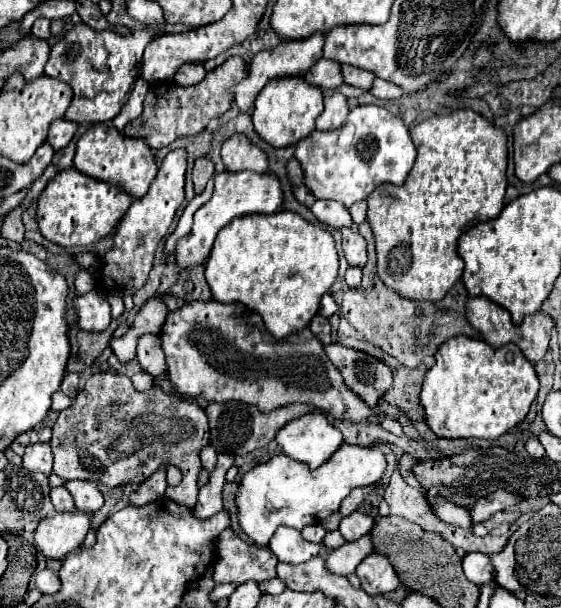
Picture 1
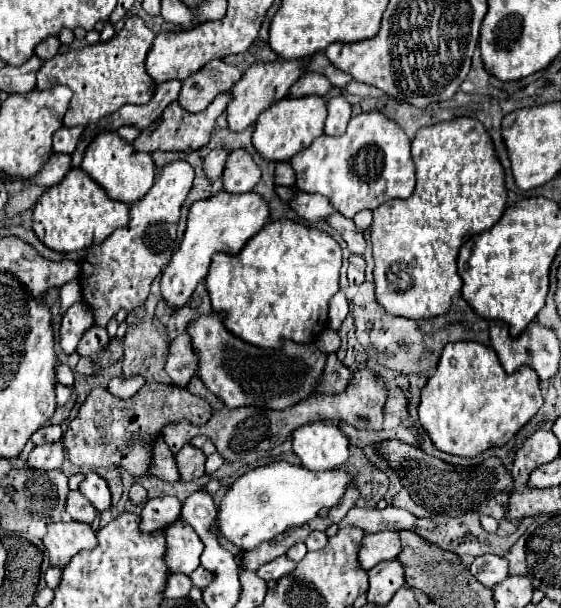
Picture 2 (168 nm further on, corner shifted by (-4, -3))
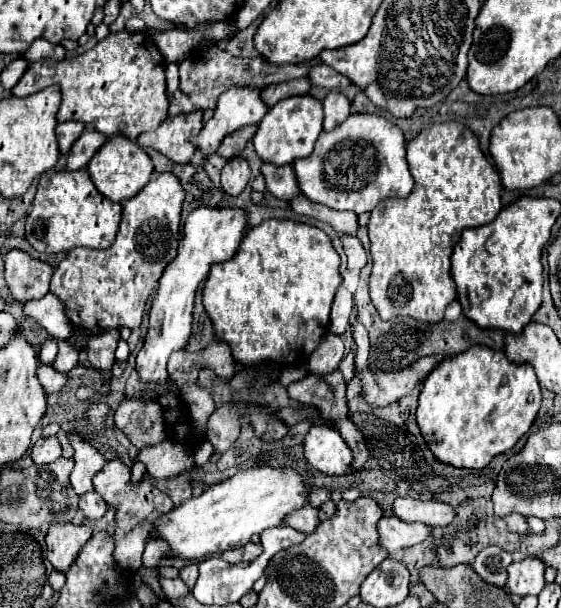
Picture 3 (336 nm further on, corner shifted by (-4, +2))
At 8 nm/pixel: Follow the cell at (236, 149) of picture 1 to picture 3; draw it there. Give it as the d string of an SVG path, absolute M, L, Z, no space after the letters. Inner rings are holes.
M243 157L231 159L221 169L221 189L231 197L237 197L247 187L249 179L251 179L251 169Z

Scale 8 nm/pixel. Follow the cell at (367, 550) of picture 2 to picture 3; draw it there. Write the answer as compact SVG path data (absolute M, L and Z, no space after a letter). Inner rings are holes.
M383 517L383 521L379 521L381 541L389 553L425 541L431 531L433 529L425 523L405 523L399 517Z

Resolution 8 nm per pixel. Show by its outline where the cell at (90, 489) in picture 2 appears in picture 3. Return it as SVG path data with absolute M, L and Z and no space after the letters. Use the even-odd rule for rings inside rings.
M119 459L109 461L93 477L93 485L95 485L95 491L115 509L115 549L113 549L113 559L117 561L117 565L121 565L121 567L125 567L129 571L137 571L141 567L141 555L143 555L145 543L149 539L149 531L151 531L155 515L171 511L173 501L169 499L167 493L163 493L159 487L155 487L149 479L133 483L131 481L131 469Z

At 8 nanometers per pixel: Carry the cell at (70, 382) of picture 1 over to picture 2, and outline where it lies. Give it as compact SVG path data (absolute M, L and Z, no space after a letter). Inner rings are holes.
M59 364L57 366L57 382L65 384L65 386L73 386L75 384L75 378L73 378L73 372L67 364Z

